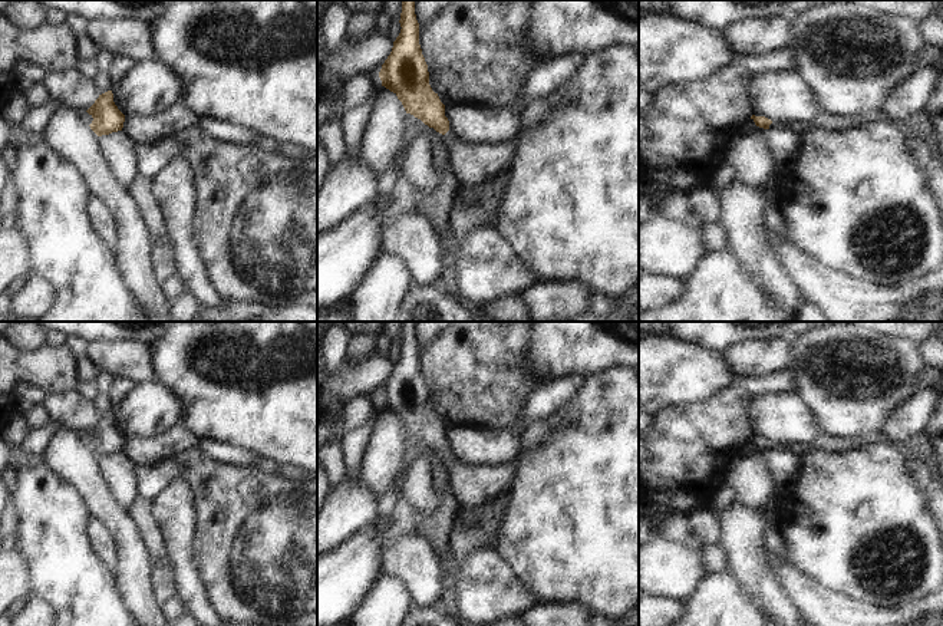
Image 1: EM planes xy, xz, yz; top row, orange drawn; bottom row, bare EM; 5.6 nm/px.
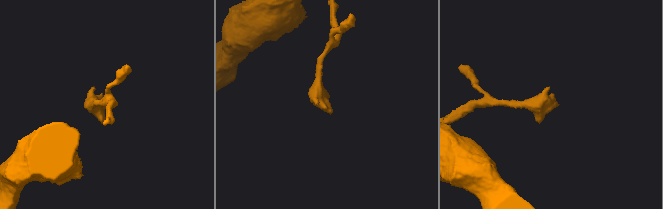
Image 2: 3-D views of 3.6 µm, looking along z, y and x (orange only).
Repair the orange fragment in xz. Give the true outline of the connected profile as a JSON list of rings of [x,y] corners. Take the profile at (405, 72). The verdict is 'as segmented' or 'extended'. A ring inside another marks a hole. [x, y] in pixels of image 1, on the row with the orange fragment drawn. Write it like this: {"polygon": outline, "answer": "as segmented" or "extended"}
{"polygon": [[[402,0],[399,23],[400,33],[379,72],[382,86],[398,96],[406,113],[445,135],[449,121],[445,116],[445,105],[429,85],[428,65],[419,45],[415,0]]], "answer": "as segmented"}

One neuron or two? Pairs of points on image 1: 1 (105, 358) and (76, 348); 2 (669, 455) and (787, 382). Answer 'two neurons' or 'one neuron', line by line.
1: two neurons
2: one neuron

